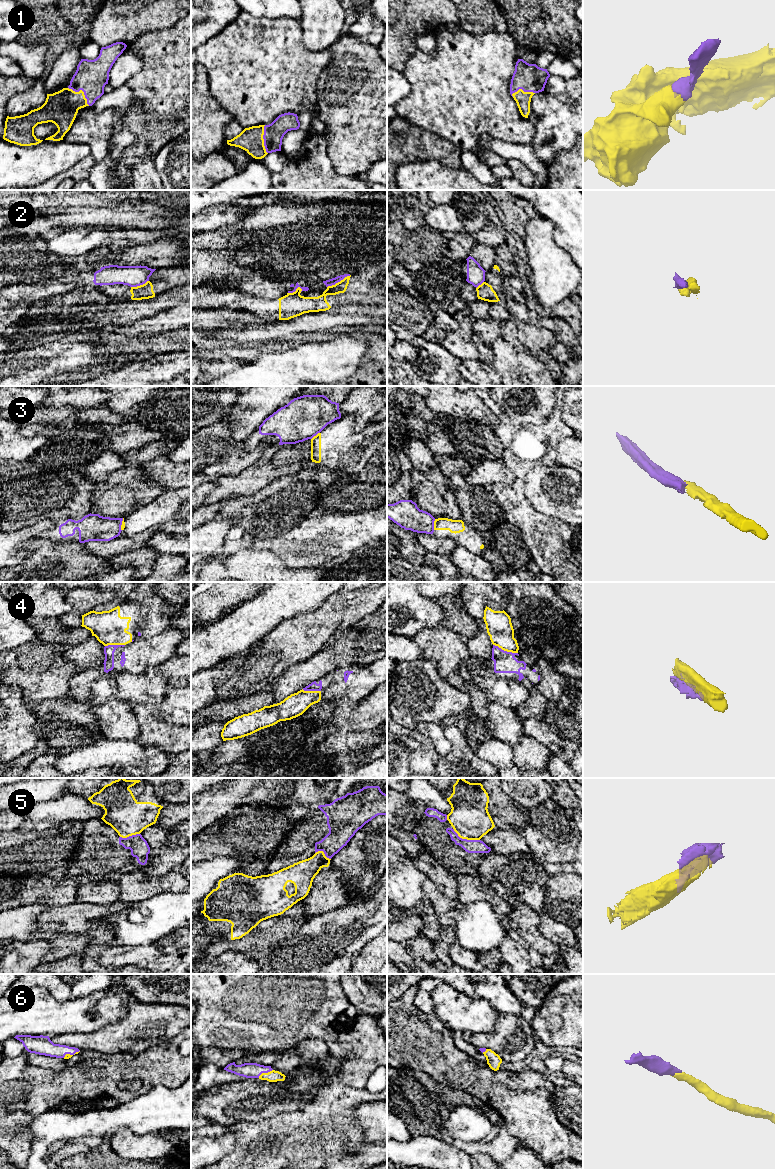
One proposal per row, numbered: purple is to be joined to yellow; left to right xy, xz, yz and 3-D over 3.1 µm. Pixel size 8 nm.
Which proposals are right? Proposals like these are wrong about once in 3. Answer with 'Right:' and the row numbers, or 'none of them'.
Right: 1, 6

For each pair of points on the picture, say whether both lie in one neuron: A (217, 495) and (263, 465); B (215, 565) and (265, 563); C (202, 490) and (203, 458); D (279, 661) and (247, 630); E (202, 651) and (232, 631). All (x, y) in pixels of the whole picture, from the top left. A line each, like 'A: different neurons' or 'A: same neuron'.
A: same neuron
B: same neuron
C: different neurons
D: different neurons
E: same neuron

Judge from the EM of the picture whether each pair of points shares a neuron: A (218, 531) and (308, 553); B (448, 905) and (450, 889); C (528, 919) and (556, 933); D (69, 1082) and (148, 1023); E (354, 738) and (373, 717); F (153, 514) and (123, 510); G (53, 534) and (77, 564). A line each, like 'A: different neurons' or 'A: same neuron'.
A: different neurons
B: different neurons
C: different neurons
D: different neurons
E: different neurons
F: different neurons
G: different neurons

